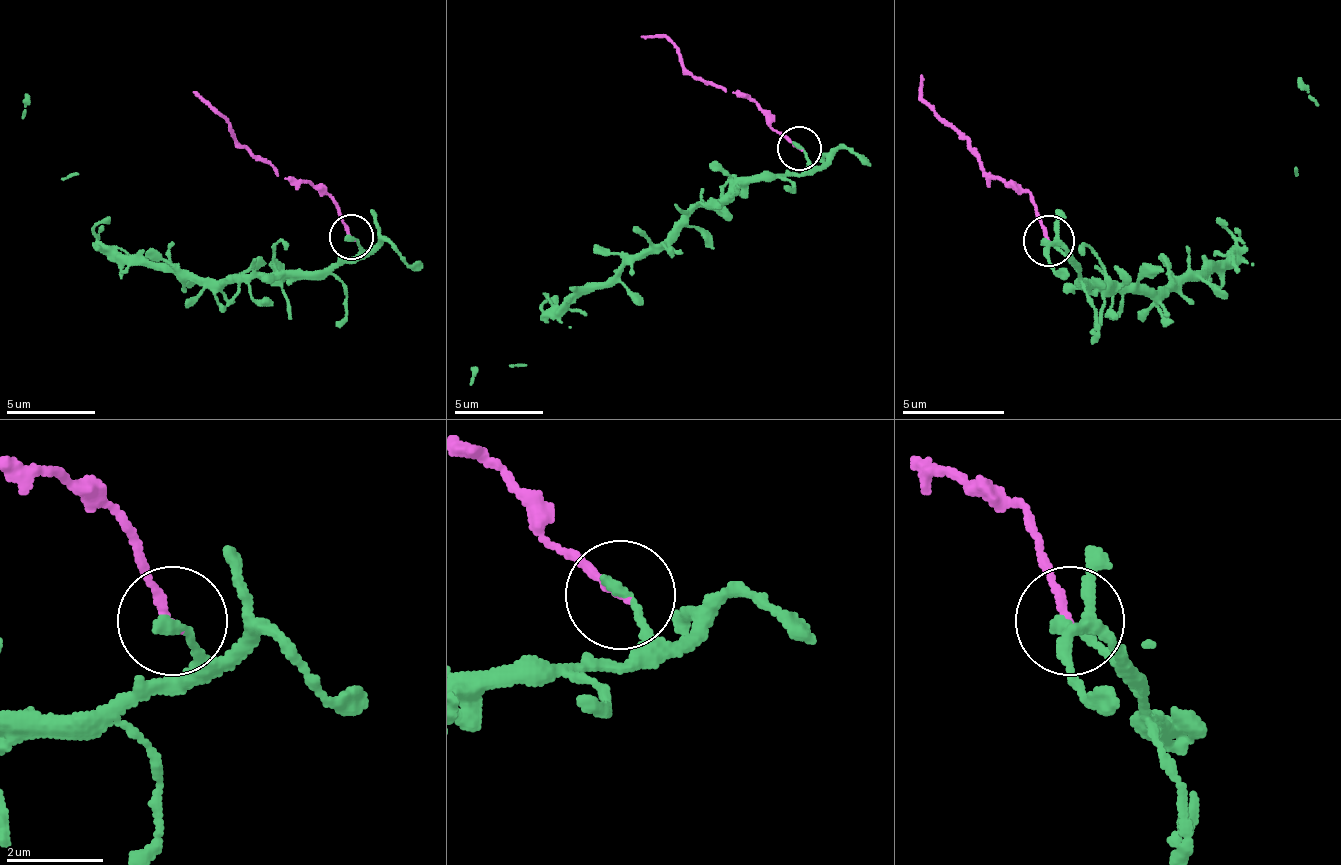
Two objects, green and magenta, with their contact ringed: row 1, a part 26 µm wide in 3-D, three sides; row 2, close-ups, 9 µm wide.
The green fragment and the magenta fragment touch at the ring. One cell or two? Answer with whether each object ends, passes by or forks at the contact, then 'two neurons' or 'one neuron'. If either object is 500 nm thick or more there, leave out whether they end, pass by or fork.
green ends there; magenta ends there; two neurons

